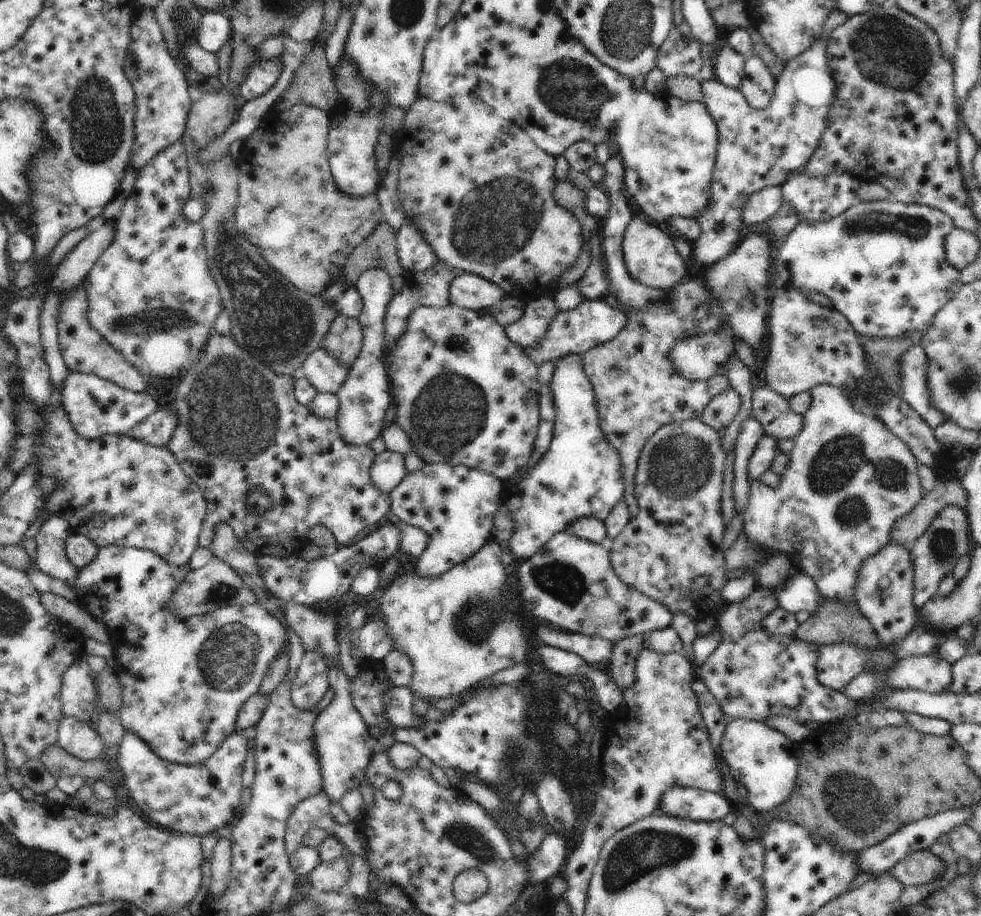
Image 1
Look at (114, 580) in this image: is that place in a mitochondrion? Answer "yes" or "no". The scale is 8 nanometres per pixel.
no

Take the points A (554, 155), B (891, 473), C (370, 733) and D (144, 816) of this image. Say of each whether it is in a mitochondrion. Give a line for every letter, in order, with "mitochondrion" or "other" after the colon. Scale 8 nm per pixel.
A: other
B: mitochondrion
C: other
D: other

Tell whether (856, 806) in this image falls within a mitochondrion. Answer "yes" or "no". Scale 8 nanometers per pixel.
yes

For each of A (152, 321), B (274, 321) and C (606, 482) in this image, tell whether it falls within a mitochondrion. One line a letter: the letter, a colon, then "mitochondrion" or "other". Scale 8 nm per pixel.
A: mitochondrion
B: mitochondrion
C: other

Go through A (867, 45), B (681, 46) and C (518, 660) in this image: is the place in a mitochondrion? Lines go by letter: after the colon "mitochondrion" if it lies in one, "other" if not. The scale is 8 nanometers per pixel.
A: mitochondrion
B: other
C: other

